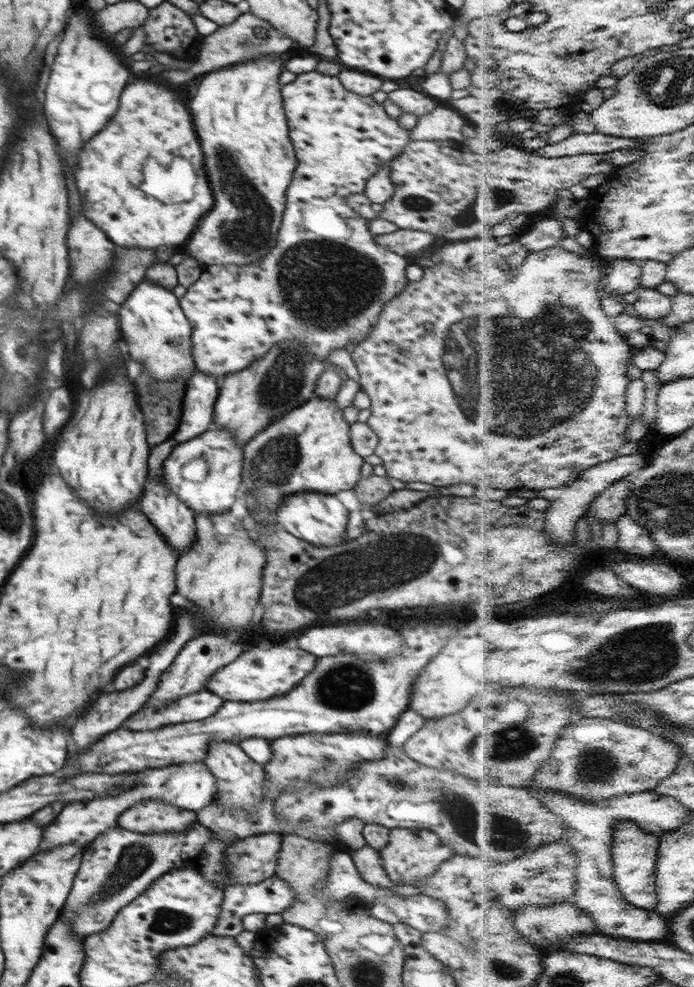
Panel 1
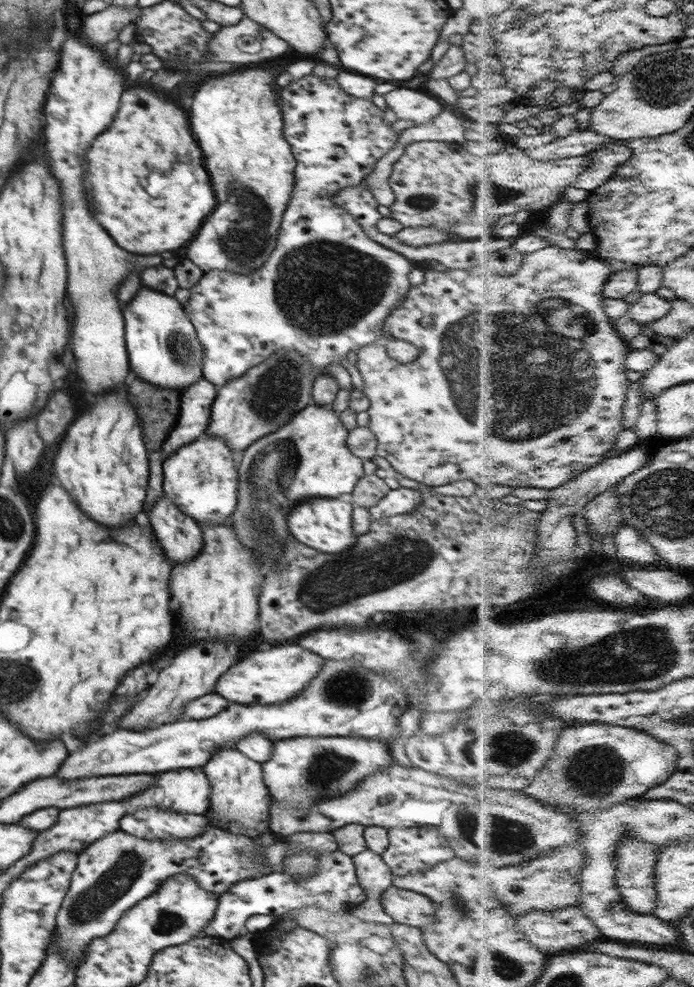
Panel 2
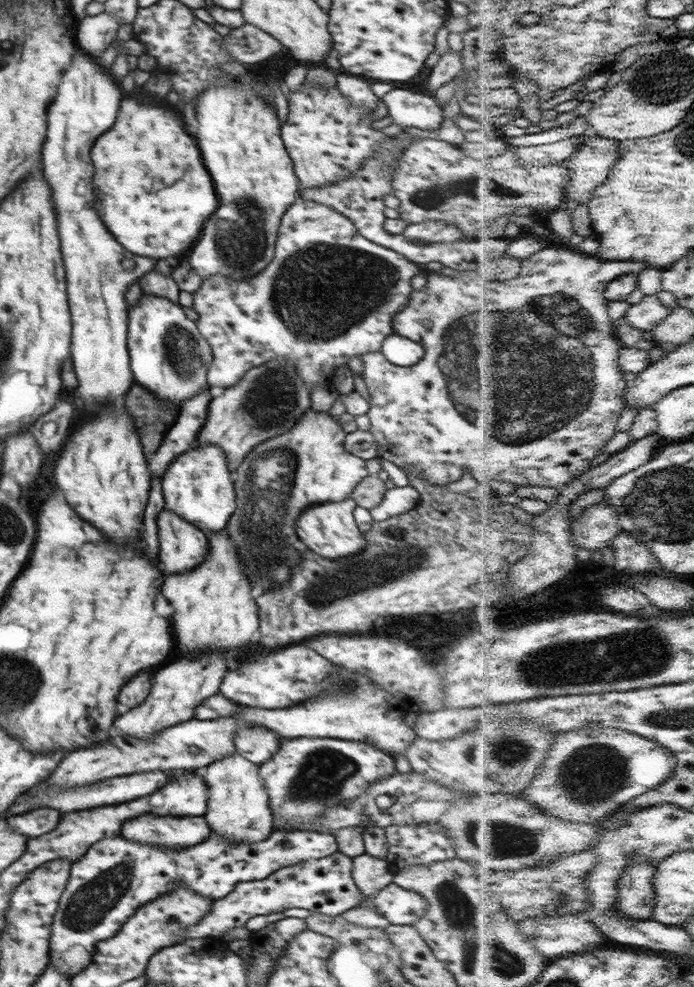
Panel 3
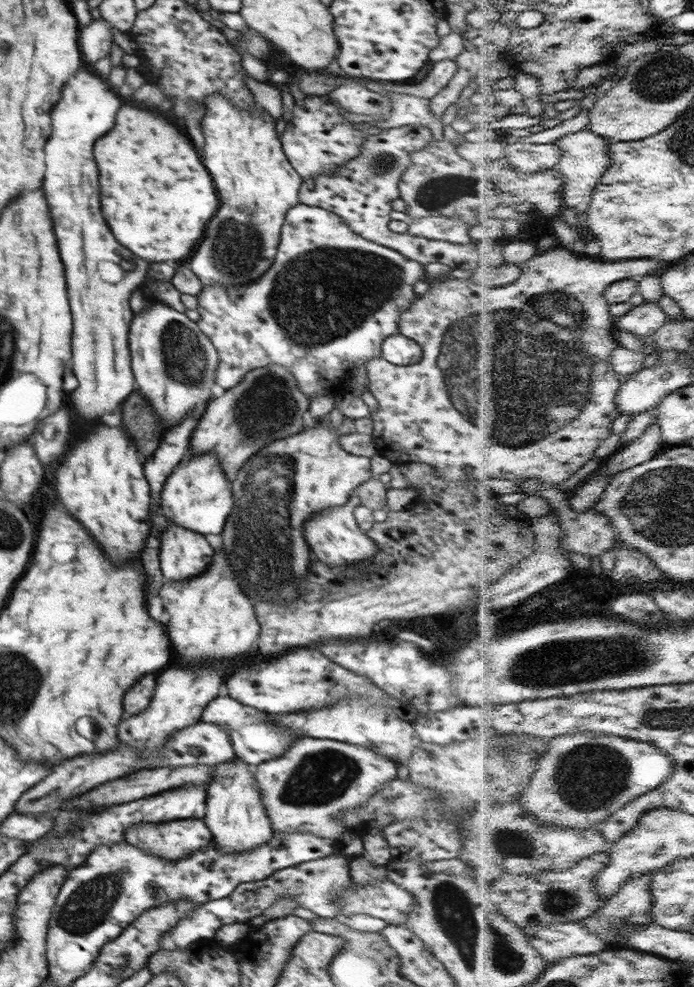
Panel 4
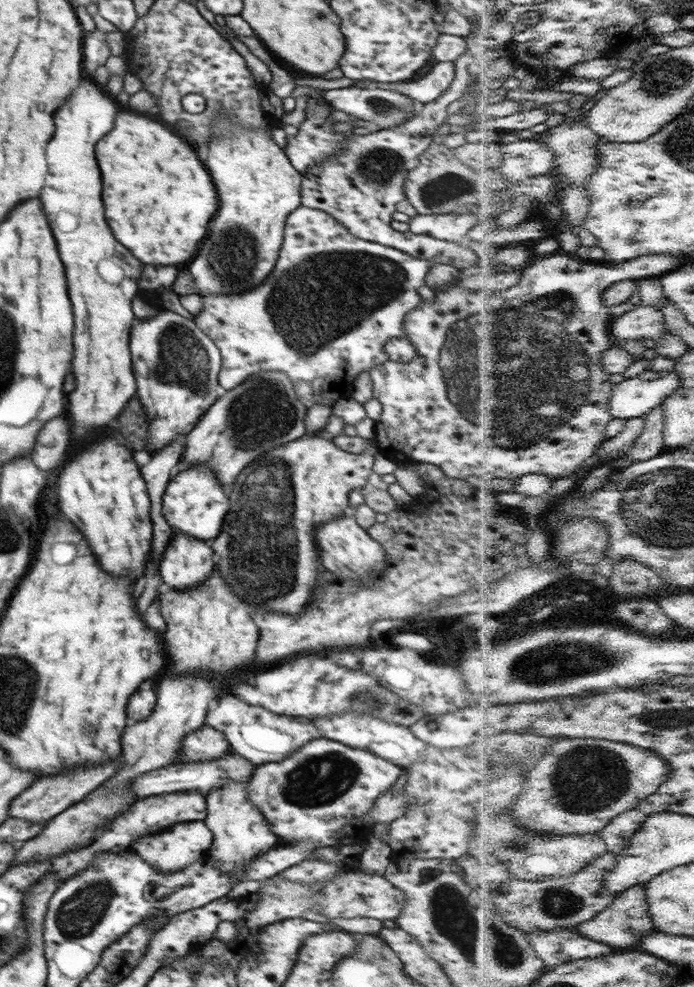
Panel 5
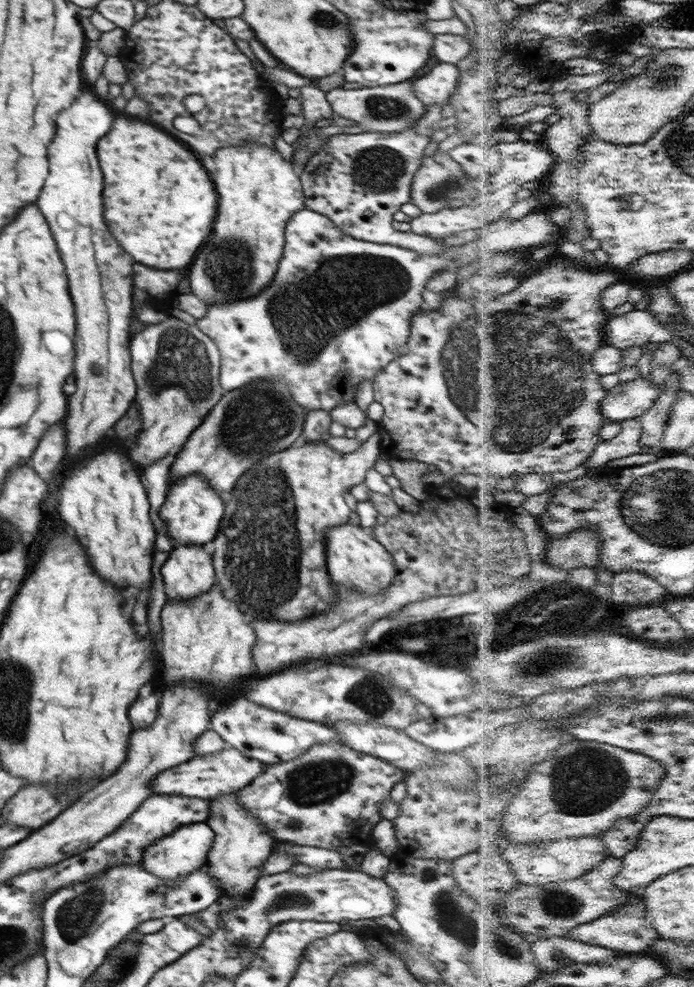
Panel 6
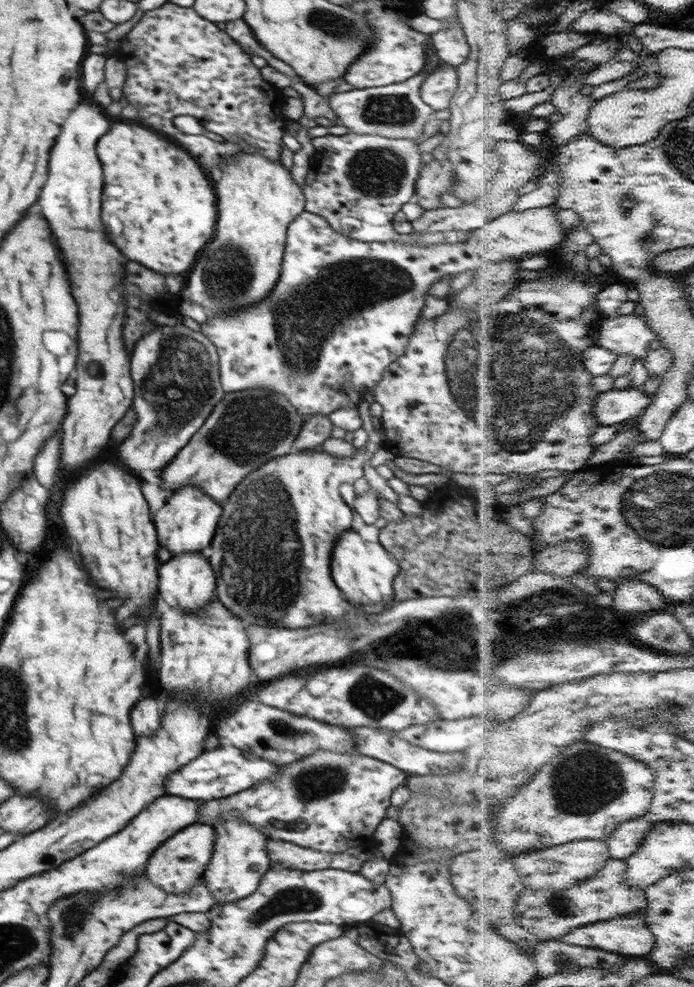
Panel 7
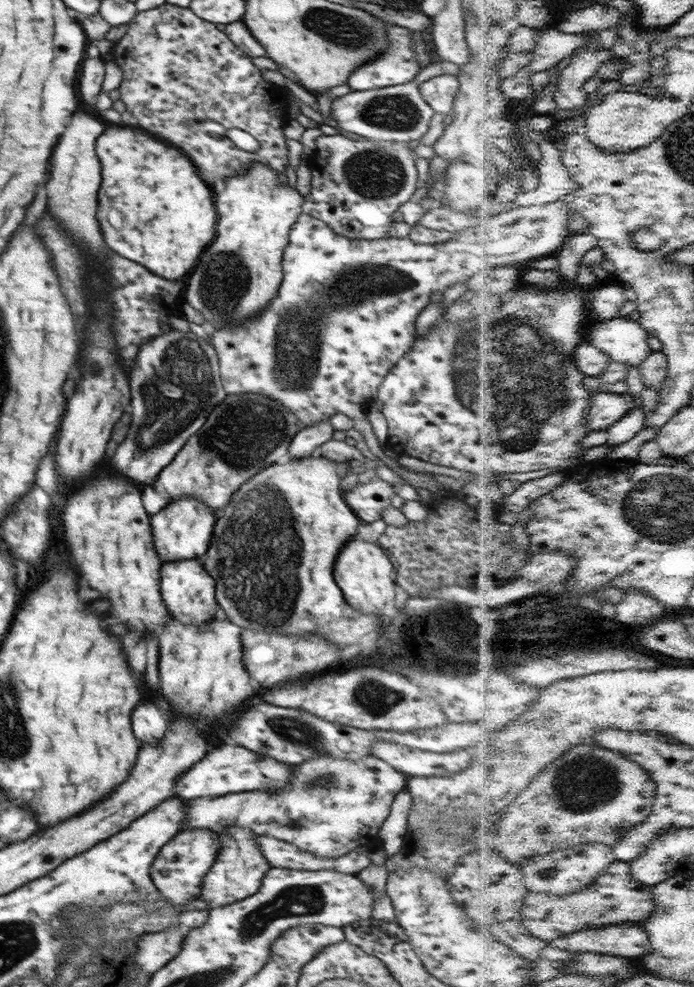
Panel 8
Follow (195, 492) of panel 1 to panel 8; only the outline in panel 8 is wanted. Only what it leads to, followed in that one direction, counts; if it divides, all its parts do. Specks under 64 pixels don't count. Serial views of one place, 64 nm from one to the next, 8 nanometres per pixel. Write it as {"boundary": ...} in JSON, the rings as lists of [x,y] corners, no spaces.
{"boundary":[[[193,496],[167,504],[160,512],[149,515],[155,551],[165,562],[175,560],[188,560],[203,556],[208,550],[214,523],[220,513],[211,512],[212,508],[204,505],[202,501]]]}

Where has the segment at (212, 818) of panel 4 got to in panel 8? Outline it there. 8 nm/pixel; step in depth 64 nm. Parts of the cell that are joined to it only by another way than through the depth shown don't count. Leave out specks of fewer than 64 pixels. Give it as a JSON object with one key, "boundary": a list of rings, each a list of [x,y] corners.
{"boundary":[[[238,826],[238,828],[226,828],[219,835],[222,845],[220,845],[218,857],[210,871],[204,876],[201,885],[201,895],[210,905],[210,910],[244,900],[261,889],[262,880],[271,867],[268,861],[262,857],[262,853],[258,849],[258,841],[254,840],[254,834],[254,832],[248,832]]]}

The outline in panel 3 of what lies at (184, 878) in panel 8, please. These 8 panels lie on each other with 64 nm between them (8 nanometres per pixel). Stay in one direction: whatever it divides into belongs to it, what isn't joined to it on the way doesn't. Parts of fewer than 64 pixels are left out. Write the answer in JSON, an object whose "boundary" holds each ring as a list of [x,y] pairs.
{"boundary":[[[138,816],[122,826],[122,836],[126,840],[162,846],[162,849],[186,849],[188,846],[196,846],[204,843],[211,831],[202,816]]]}

